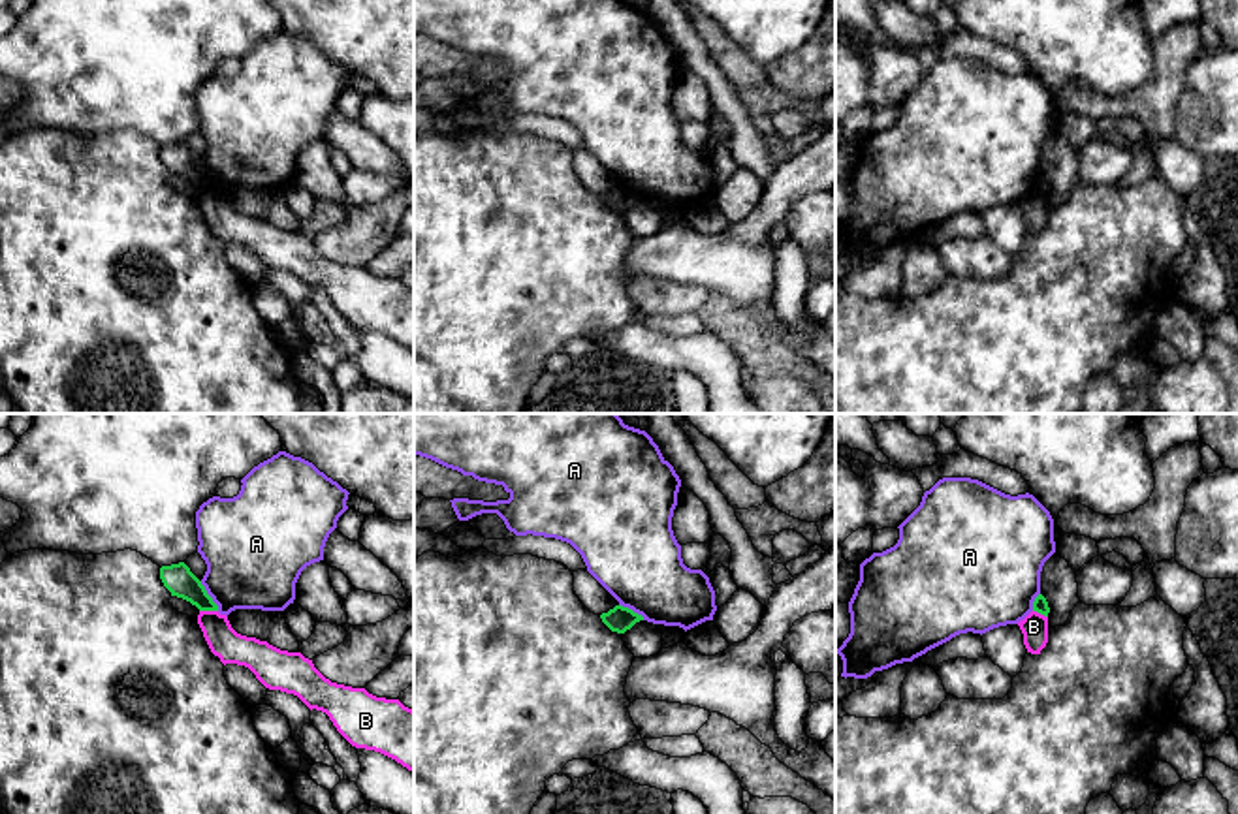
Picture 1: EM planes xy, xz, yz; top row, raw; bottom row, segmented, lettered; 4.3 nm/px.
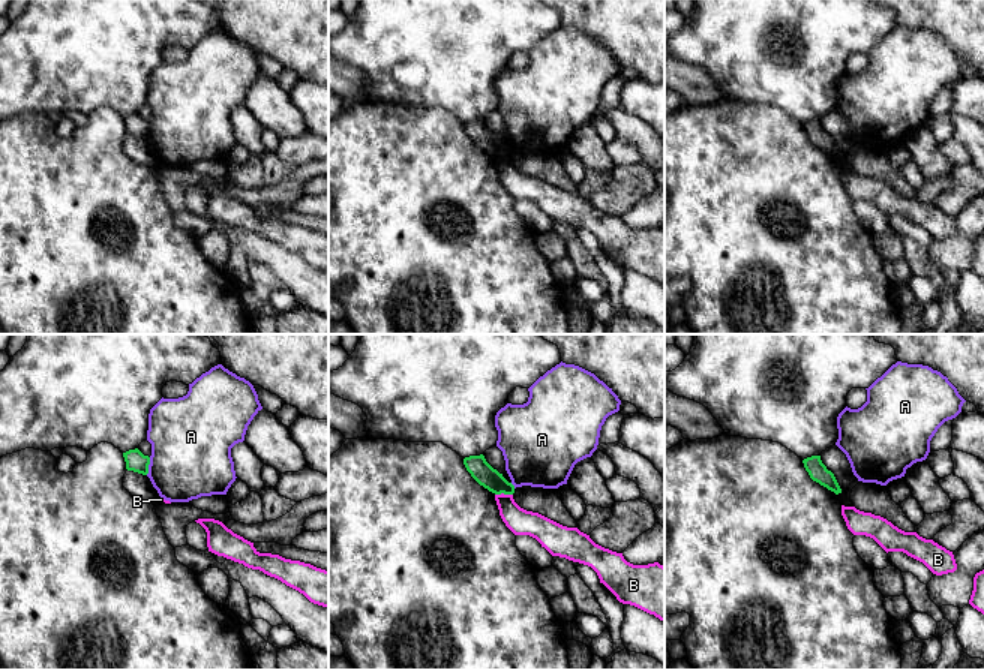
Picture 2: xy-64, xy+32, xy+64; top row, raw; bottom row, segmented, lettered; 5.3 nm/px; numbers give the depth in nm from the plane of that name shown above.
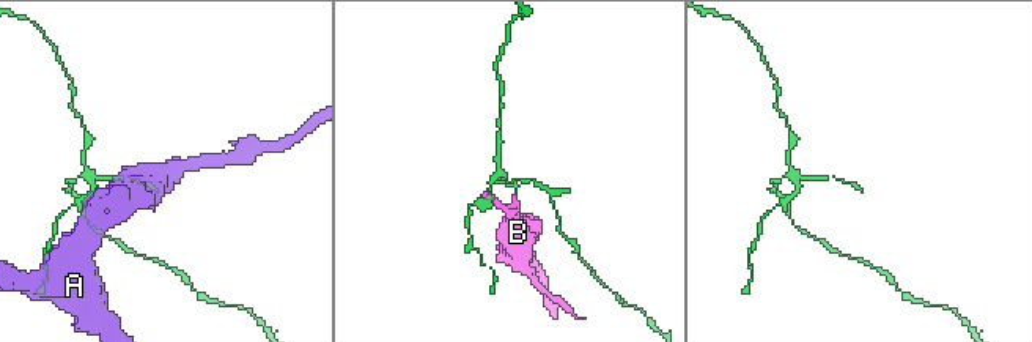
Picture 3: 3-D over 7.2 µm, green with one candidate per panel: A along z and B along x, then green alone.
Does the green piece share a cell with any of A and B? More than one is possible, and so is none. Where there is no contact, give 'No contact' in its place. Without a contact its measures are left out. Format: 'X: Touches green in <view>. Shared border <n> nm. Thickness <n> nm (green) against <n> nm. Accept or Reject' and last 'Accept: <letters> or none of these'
A: Touches green in xy. Shared border 150 nm. Thickness 130 nm (green) against 400 nm. Reject
B: Touches green in xy. Shared border 80 nm. Thickness 130 nm (green) against 140 nm. Reject
Accept: none of these

